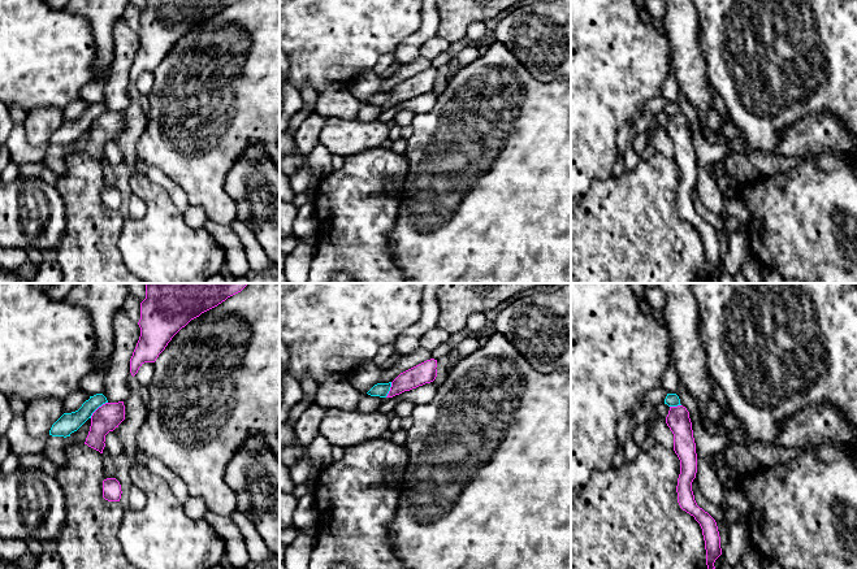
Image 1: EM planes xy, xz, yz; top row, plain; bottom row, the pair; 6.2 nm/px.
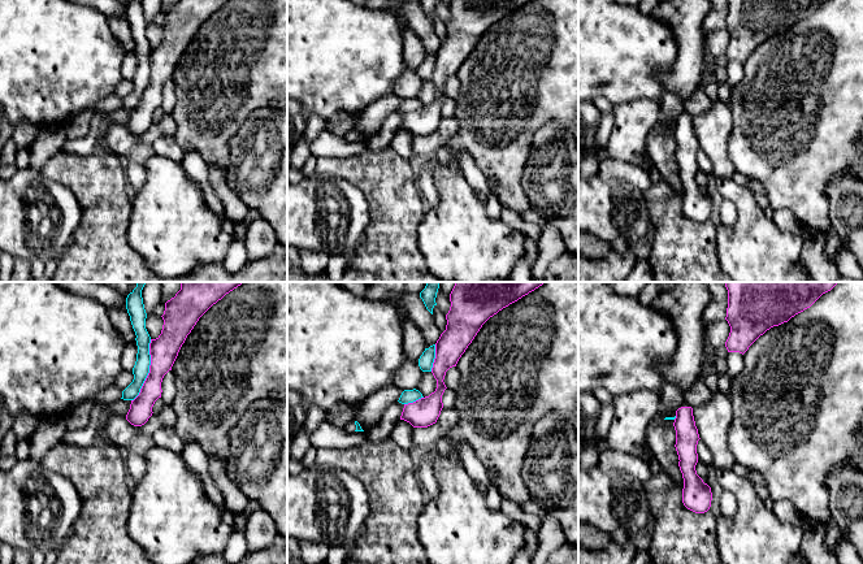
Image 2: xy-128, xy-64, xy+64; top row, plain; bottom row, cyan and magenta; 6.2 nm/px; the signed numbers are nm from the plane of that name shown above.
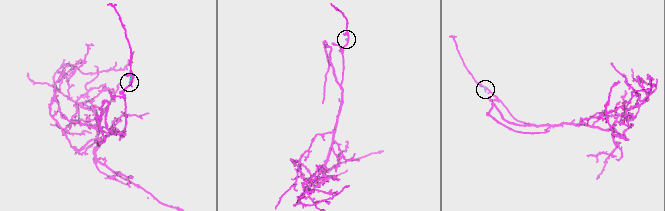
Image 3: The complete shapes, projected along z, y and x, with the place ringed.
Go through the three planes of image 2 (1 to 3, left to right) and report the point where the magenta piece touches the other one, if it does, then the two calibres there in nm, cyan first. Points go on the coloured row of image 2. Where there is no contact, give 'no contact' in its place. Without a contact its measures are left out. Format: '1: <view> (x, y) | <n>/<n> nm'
1: xy-128 (148, 371) | 100/180 nm
2: xy-64 (434, 358) | 90/200 nm
3: xy+64 (675, 417) | 20/140 nm

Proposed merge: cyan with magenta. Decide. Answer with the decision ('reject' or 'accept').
reject

